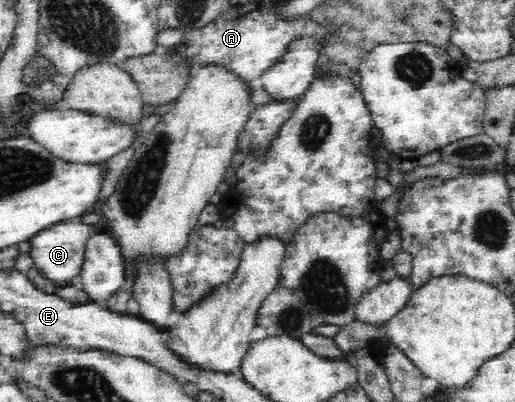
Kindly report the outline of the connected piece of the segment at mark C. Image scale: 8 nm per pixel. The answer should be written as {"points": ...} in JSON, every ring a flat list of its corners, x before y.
{"points":[[62,222,49,229,44,229,30,239,30,255,34,259,34,267,38,267,48,278,62,287,78,283,80,274,83,273,87,242,93,237,88,223]]}

